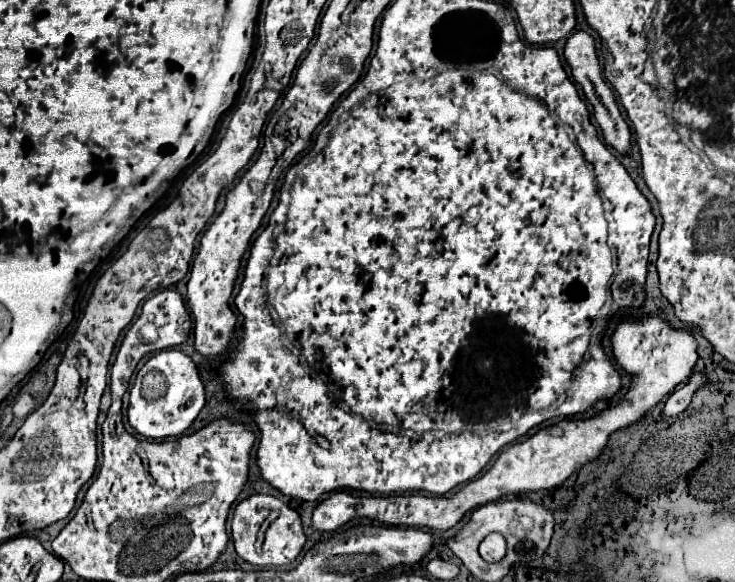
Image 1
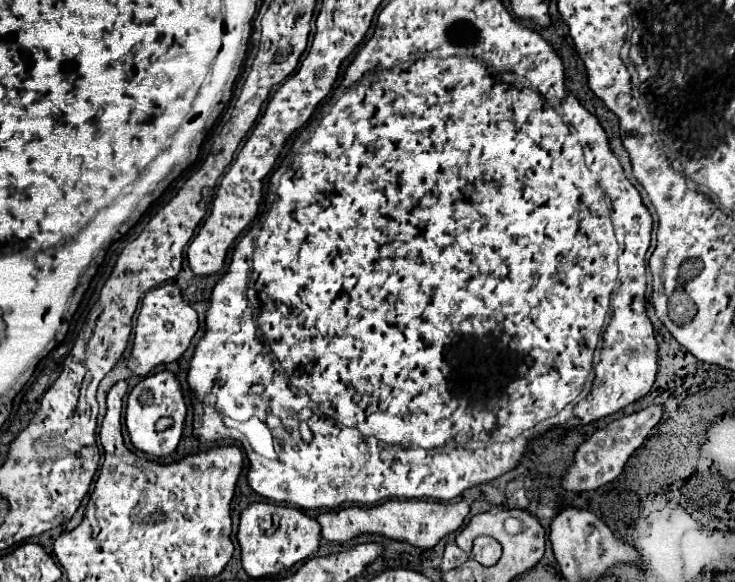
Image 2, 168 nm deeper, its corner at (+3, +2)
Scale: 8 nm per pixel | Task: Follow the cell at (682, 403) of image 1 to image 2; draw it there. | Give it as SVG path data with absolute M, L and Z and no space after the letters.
M664 403L650 405L634 415L626 415L618 421L612 421L608 427L596 431L586 443L582 443L578 447L576 457L574 457L574 465L566 471L562 487L568 491L590 491L590 489L598 489L600 485L614 481L622 473L628 457L642 445L642 441L646 439L650 429L662 419L664 411L666 411Z

